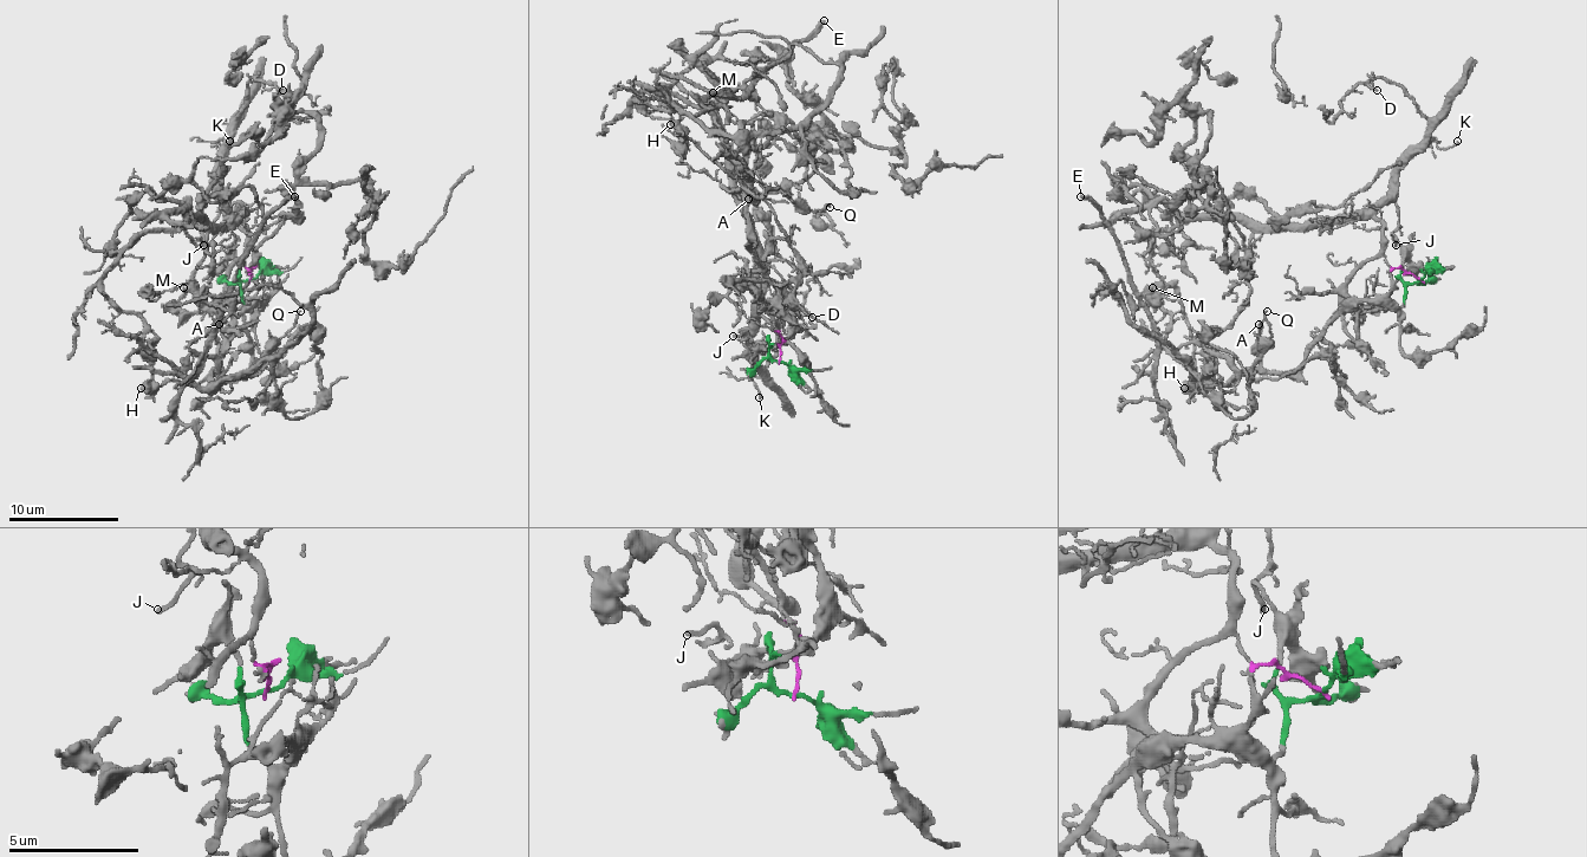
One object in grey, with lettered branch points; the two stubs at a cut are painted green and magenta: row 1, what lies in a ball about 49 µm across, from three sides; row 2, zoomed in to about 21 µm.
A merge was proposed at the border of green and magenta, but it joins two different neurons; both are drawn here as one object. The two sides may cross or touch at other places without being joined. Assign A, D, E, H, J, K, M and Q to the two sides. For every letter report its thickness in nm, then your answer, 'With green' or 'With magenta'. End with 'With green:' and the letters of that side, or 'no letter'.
A: Thickness 160 nm. With green
D: Thickness 110 nm. With magenta
E: Thickness 280 nm. With green
H: Thickness 550 nm. With green
J: Thickness 170 nm. With magenta
K: Thickness 100 nm. With magenta
M: Thickness 420 nm. With green
Q: Thickness 130 nm. With green
With green: A, E, H, M, Q

